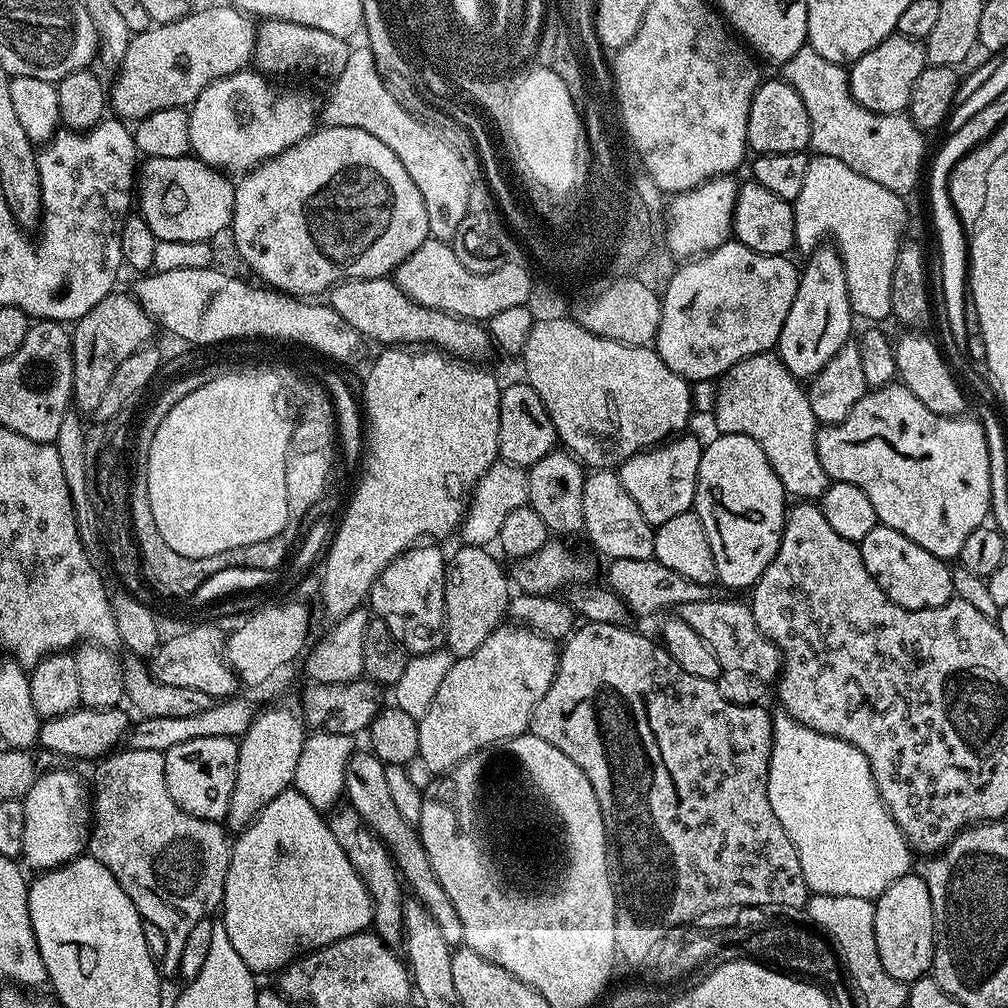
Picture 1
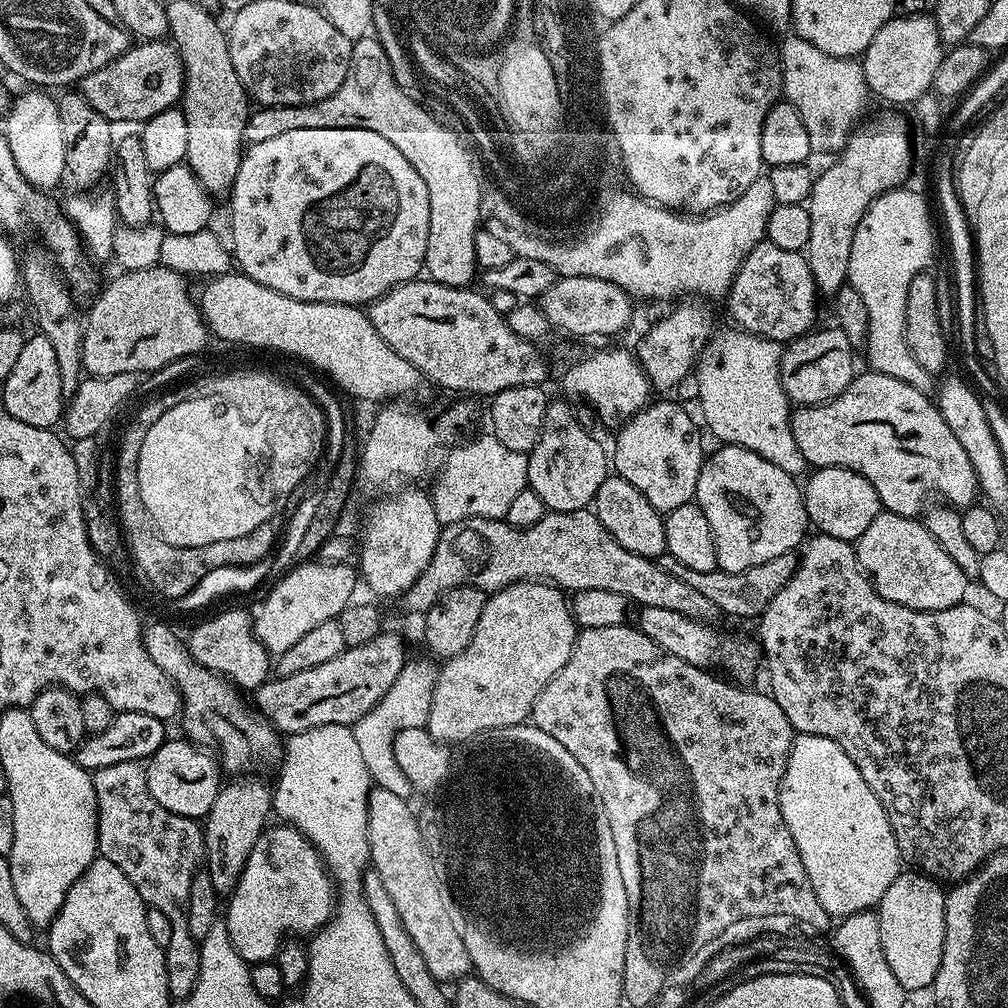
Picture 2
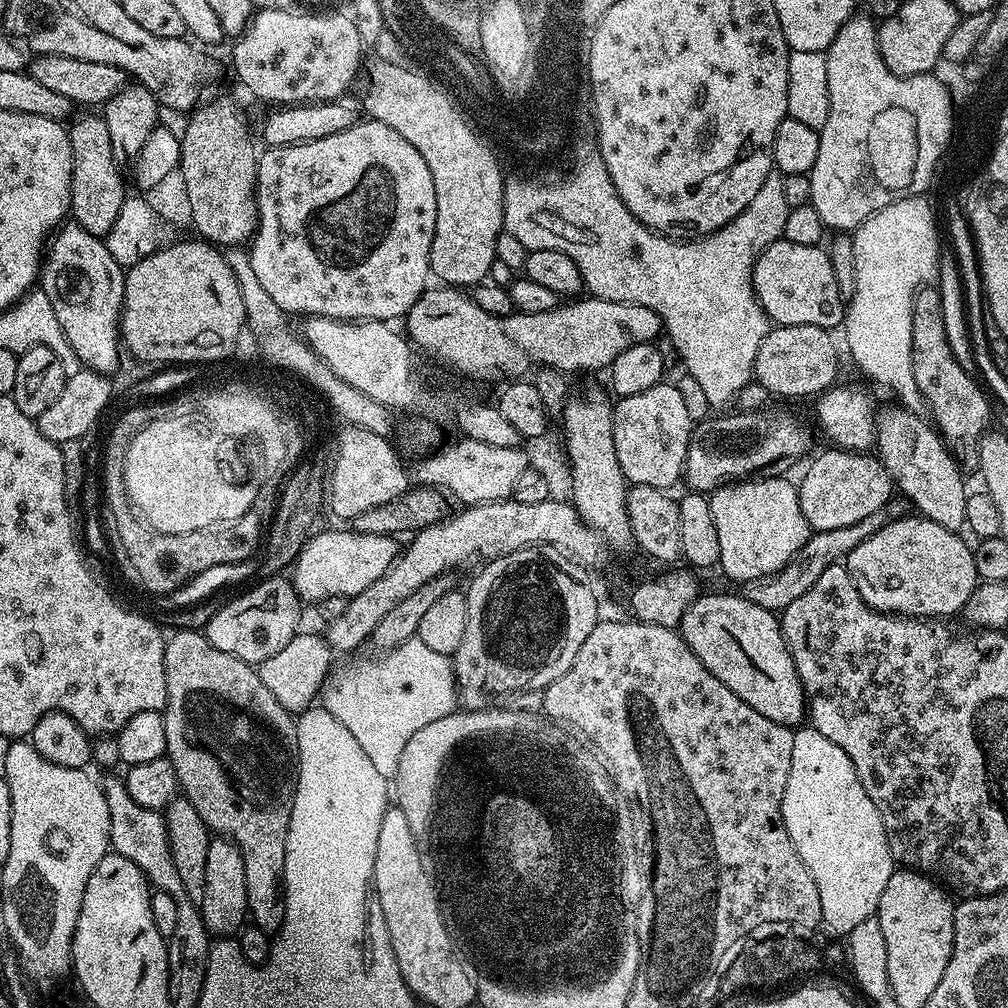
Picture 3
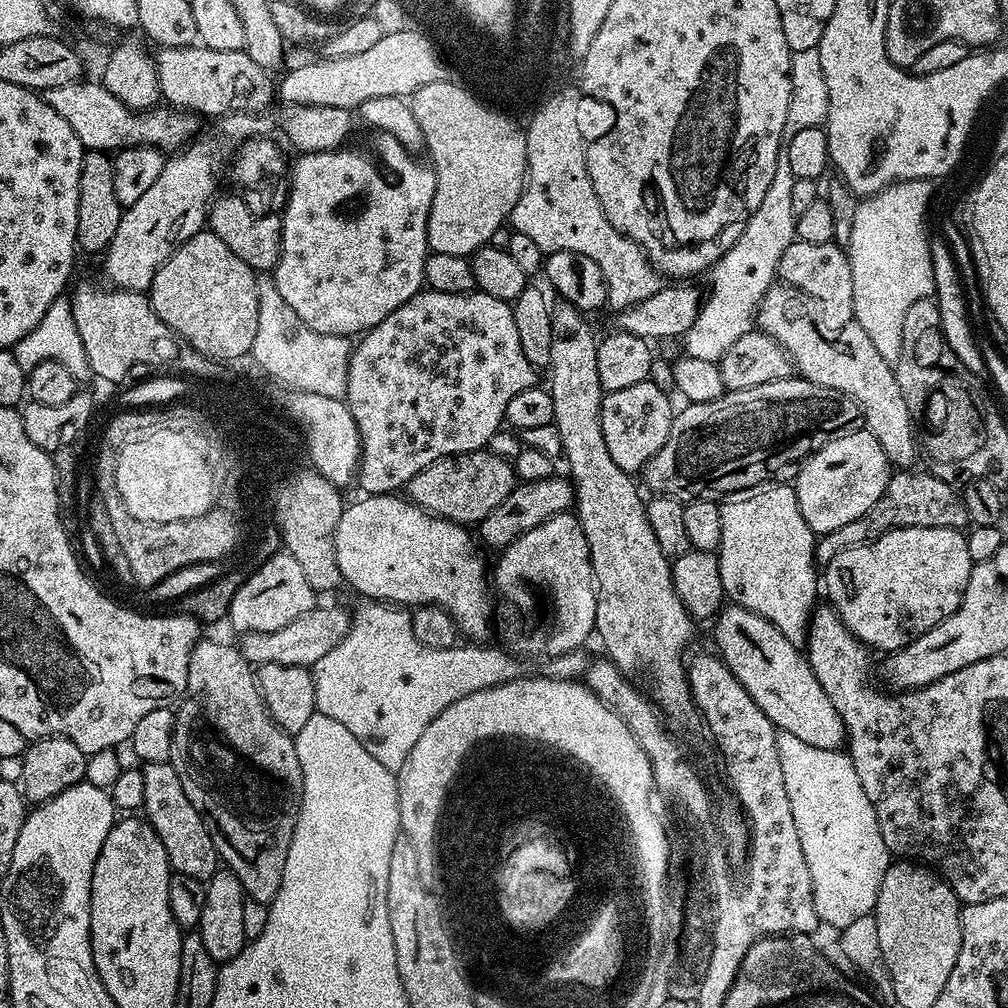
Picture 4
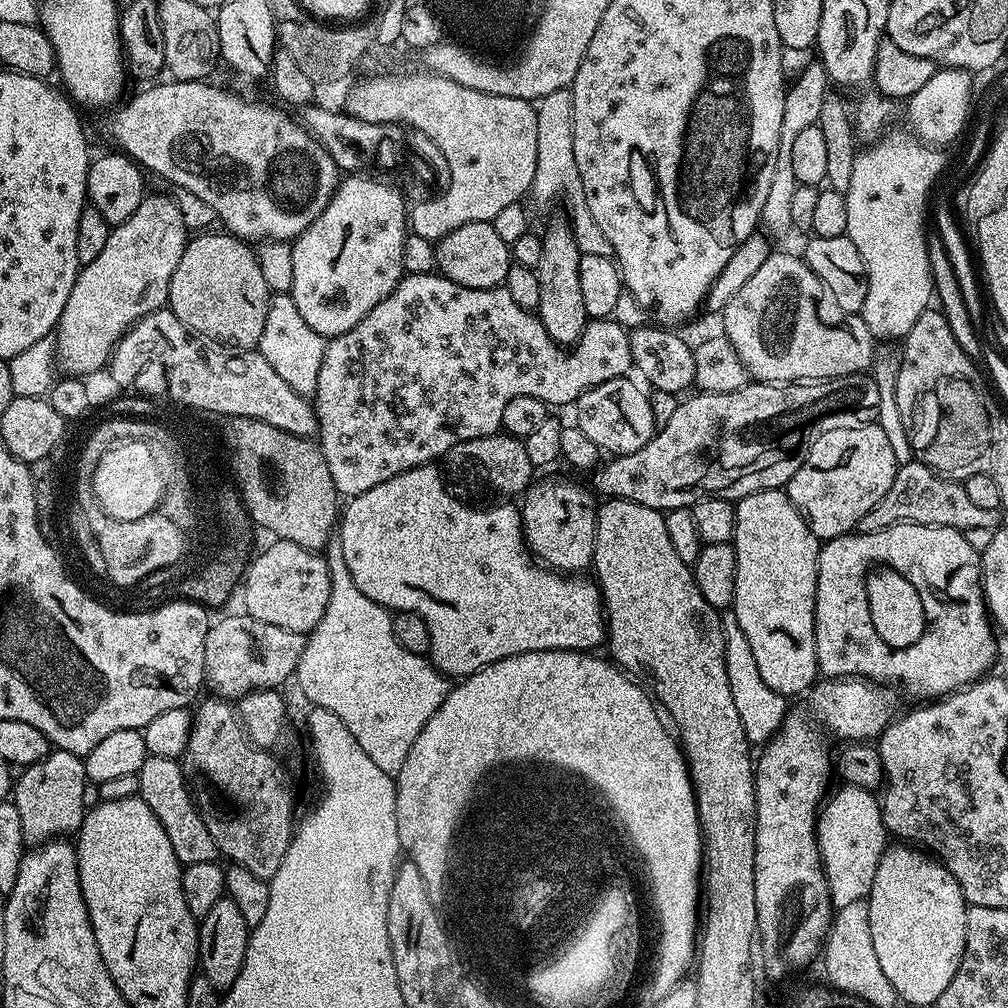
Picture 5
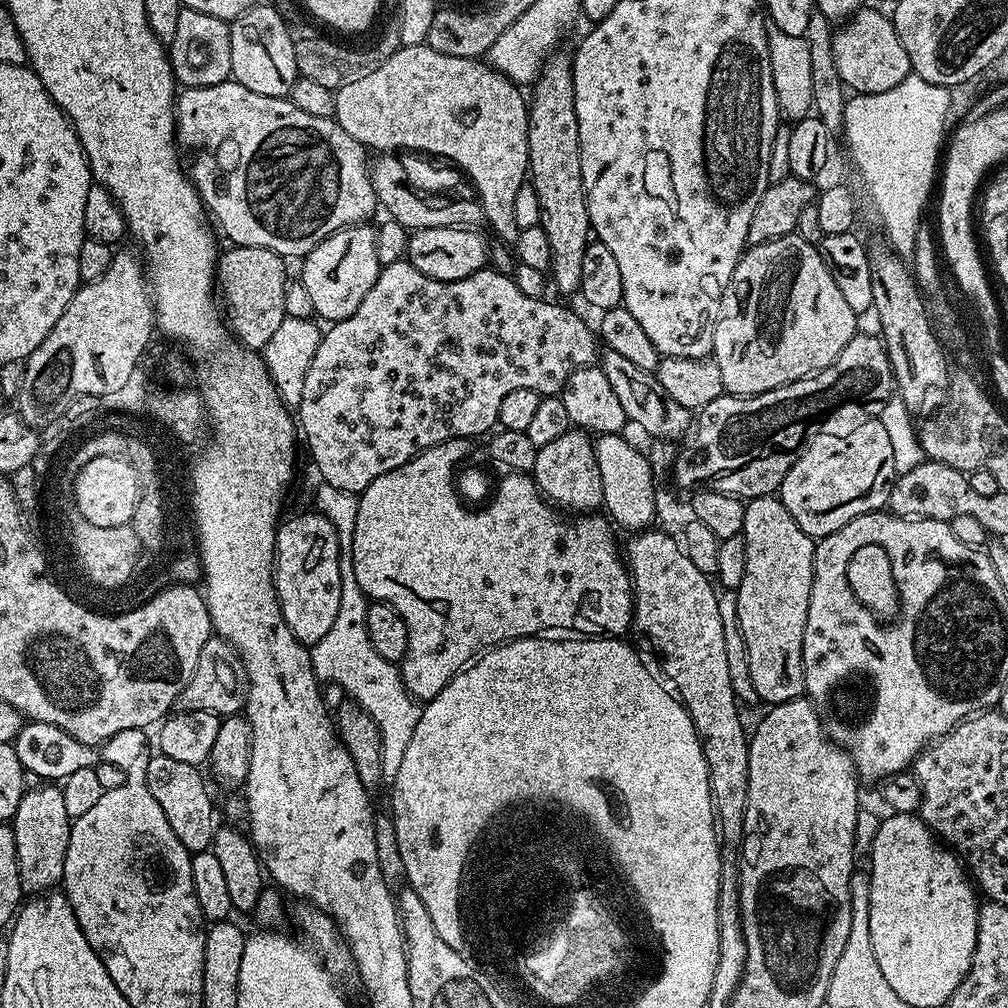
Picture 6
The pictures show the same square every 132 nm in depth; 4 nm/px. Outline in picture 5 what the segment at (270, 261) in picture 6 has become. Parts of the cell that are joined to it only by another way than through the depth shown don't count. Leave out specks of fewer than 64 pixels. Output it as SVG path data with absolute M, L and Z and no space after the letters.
M219 231L205 236L193 235L189 239L182 258L178 258L178 270L174 270L174 278L170 278L167 307L189 332L232 350L252 350L259 345L262 326L266 326L270 299L266 278L262 278L262 266L252 244L227 231Z

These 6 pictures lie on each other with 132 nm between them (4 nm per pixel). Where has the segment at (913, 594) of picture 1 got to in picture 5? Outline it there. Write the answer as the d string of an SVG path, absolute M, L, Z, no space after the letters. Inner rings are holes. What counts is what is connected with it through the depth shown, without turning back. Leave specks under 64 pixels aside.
M895 524L889 528L883 528L877 532L861 532L853 530L842 536L835 536L833 540L825 540L820 545L820 557L816 563L816 601L814 602L814 646L816 647L816 667L828 678L859 678L873 682L896 682L892 680L904 680L904 688L912 696L917 696L917 701L931 702L937 698L943 698L951 692L959 692L967 684L981 679L993 671L998 660L996 652L996 640L992 637L994 625L988 615L988 606L984 602L984 582L980 574L981 553L966 542L963 531L959 528L943 528L942 526L926 526L925 524ZM873 566L887 566L894 571L902 573L910 582L916 584L921 591L922 605L925 606L925 632L913 645L904 649L892 649L878 638L874 625L870 620L870 606L867 605L867 582L865 577Z

